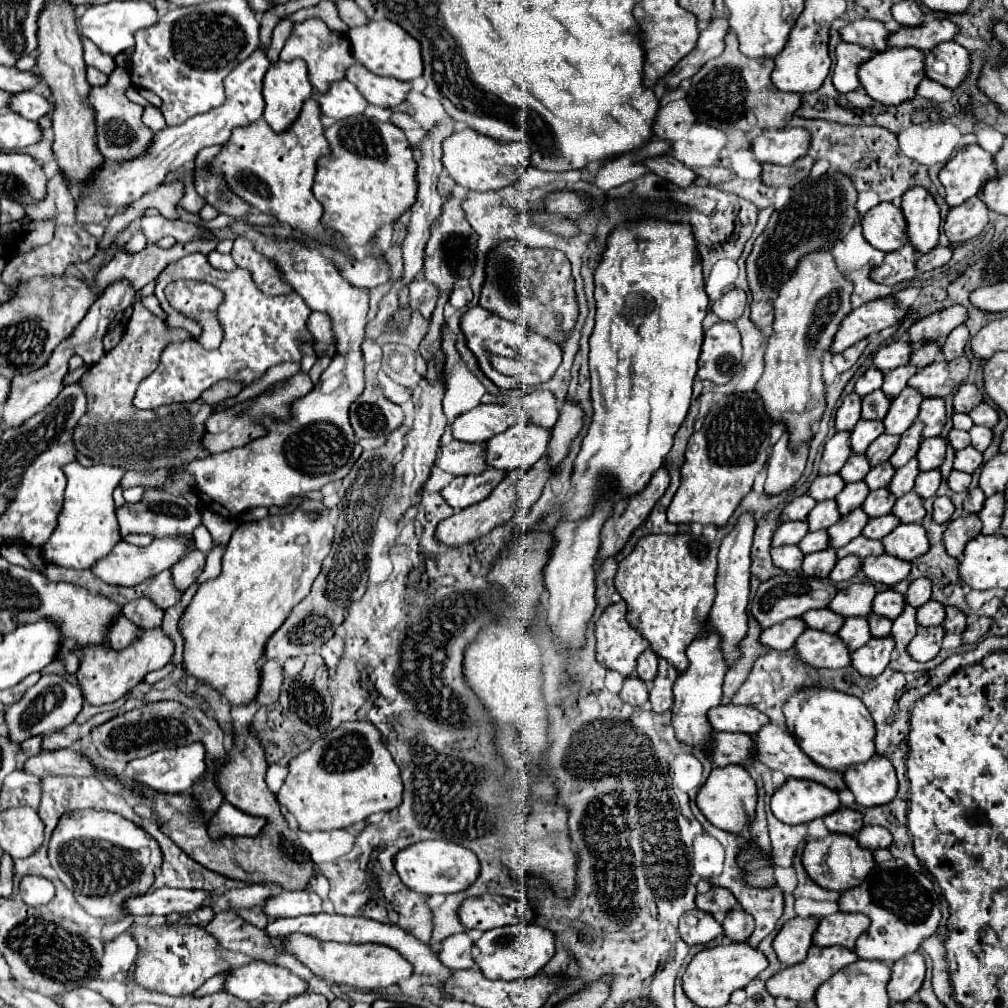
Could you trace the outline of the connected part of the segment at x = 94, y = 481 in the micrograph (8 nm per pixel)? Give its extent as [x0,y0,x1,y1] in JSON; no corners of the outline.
[42,461,124,569]

